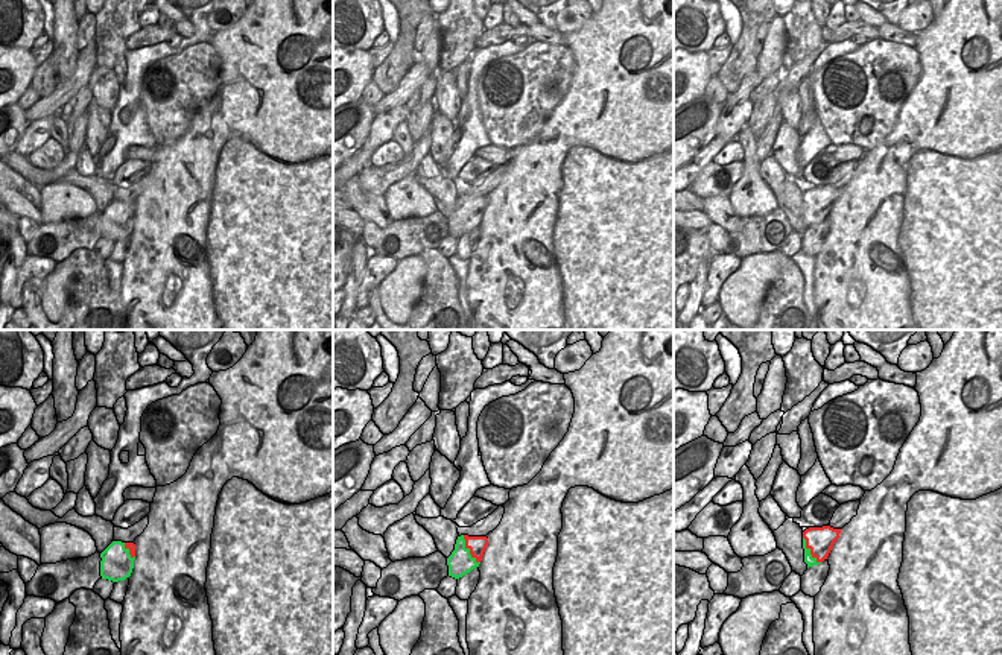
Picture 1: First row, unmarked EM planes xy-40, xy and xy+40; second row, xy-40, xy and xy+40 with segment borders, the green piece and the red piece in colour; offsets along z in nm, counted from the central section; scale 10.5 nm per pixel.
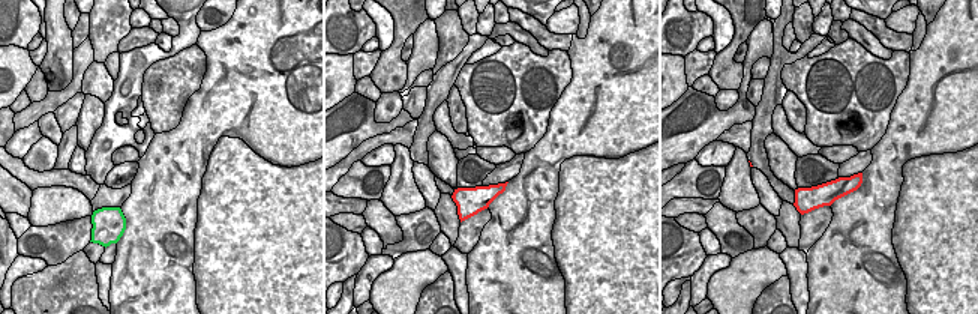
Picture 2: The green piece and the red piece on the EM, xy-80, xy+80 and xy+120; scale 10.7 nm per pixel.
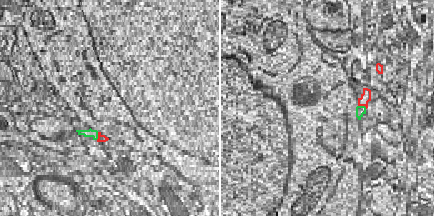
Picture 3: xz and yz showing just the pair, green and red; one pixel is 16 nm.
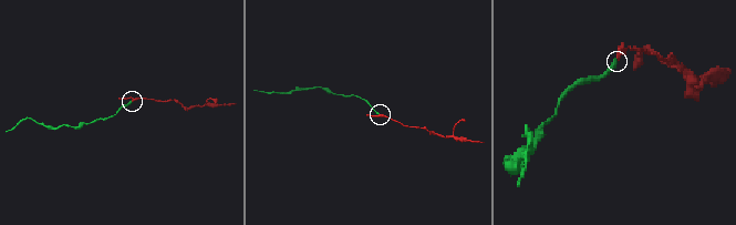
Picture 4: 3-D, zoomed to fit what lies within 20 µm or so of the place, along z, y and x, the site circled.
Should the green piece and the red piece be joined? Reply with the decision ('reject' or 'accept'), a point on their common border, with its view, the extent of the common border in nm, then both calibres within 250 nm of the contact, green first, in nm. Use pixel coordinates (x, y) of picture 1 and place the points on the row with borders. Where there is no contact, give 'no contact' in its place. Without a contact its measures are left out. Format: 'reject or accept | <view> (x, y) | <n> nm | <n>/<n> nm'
reject | xy (467, 549) | 360 nm | 260/190 nm

